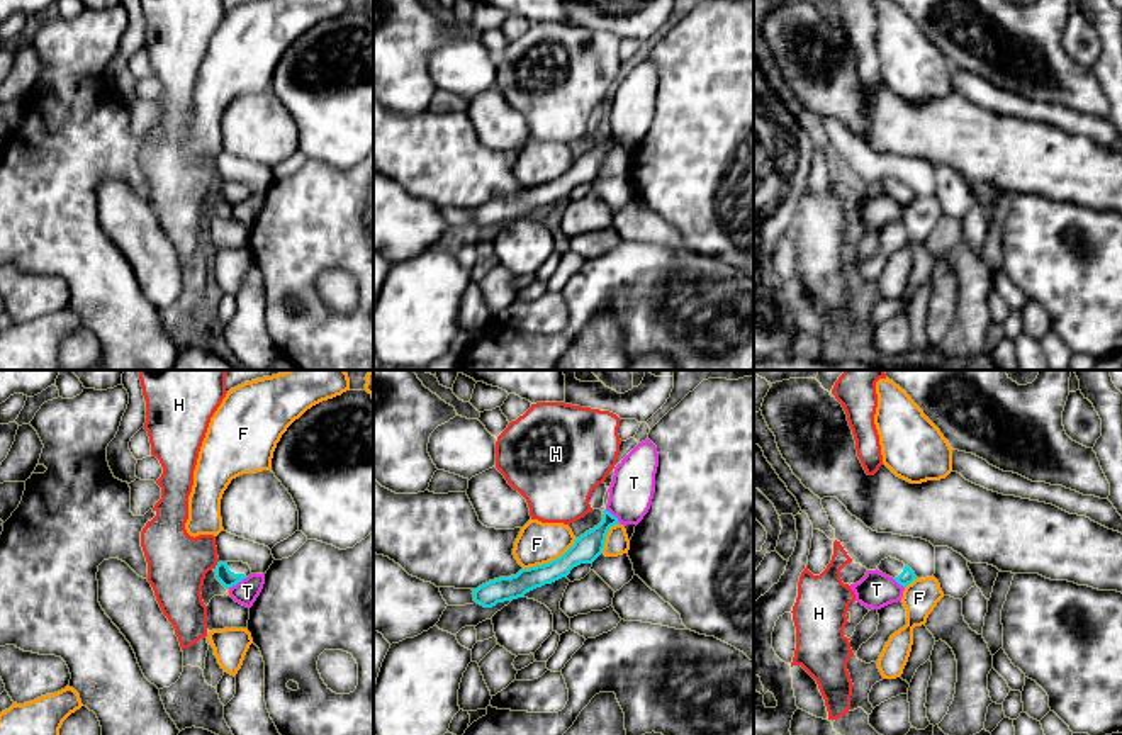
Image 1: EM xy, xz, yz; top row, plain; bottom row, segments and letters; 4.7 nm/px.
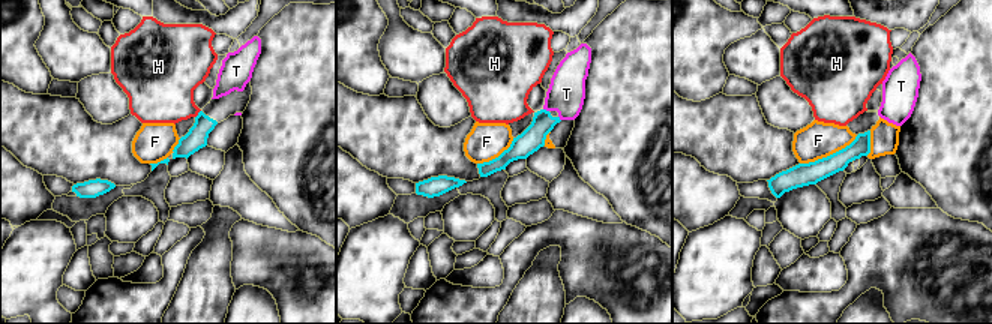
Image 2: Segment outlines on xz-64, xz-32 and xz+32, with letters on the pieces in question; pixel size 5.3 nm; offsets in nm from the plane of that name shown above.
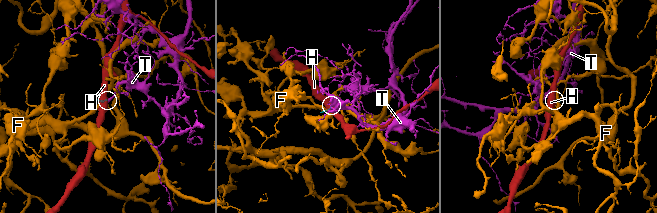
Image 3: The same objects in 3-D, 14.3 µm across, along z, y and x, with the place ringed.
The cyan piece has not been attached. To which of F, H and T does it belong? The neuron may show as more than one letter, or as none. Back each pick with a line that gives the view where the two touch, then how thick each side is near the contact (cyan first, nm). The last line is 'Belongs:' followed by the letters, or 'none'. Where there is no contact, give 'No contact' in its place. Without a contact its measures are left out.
Belongs: none

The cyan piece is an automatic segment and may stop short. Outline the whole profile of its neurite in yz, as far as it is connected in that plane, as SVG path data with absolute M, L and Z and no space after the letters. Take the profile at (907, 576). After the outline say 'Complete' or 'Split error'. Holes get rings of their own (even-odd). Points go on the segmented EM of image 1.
M891 557L881 560L878 570L893 577L903 587L917 579L915 572L908 565Z. Split error

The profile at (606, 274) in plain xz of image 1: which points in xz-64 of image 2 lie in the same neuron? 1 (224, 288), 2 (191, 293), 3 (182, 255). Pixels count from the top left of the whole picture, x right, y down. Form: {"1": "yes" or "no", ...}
{"1": "no", "2": "no", "3": "yes"}

